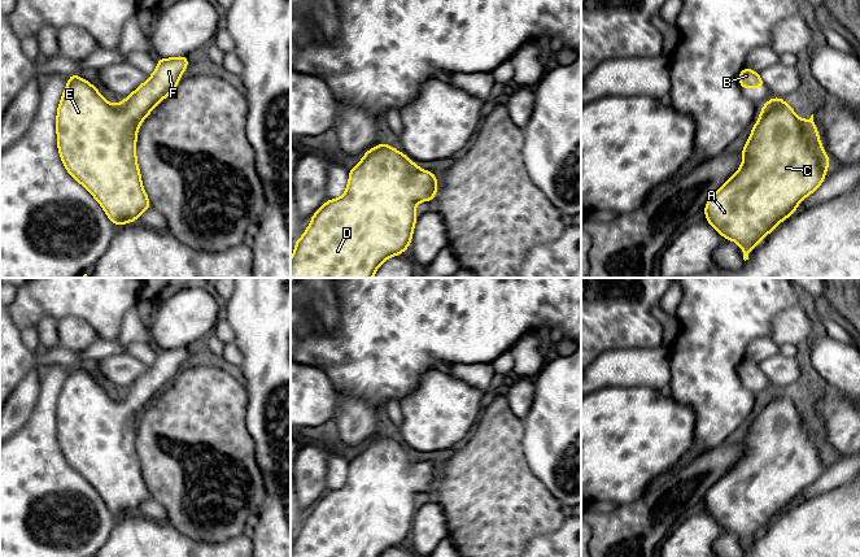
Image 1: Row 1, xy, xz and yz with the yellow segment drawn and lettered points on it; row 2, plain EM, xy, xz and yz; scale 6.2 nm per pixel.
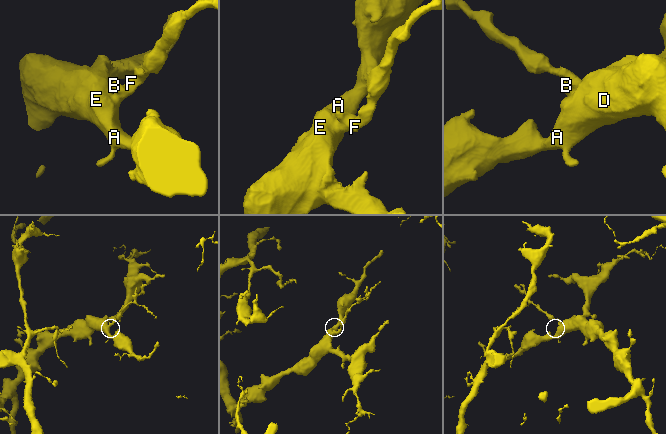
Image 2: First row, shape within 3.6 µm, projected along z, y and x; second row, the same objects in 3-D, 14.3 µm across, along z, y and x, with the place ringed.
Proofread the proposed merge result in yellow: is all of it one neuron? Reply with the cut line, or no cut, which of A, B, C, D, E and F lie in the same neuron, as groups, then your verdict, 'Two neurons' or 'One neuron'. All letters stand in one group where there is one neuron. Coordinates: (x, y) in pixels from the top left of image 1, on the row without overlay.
No split. Groups: A B C D E F. One neuron

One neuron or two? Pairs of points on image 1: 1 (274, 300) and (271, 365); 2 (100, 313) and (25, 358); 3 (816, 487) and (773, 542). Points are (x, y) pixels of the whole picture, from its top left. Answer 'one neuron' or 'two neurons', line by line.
1: one neuron
2: two neurons
3: two neurons

